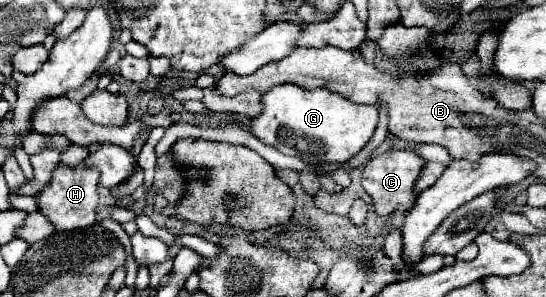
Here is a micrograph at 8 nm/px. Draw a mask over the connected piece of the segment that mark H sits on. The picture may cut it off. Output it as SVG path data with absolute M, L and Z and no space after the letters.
M85 161L73 167L57 163L53 169L51 181L39 193L39 199L37 199L39 211L49 219L49 223L57 231L75 231L75 229L91 227L95 223L95 211L99 205L97 185L99 185L99 171L93 167L87 167Z

